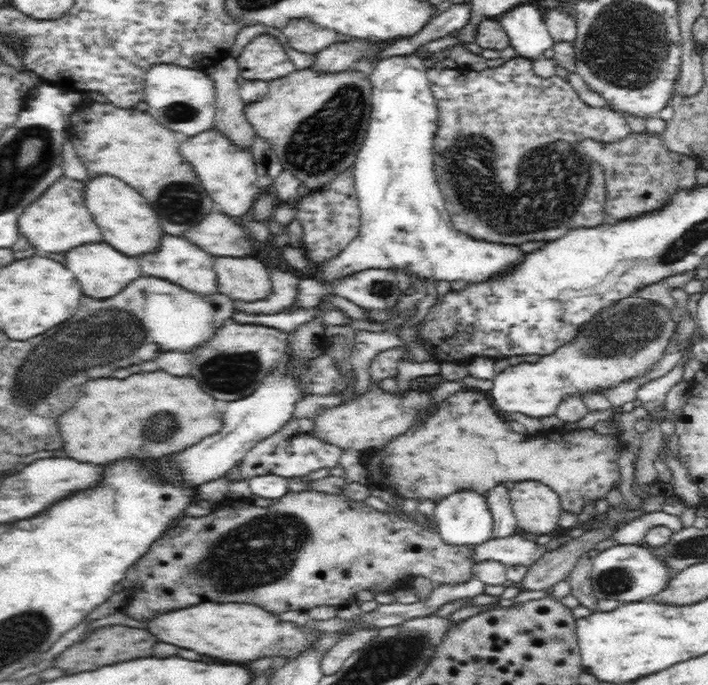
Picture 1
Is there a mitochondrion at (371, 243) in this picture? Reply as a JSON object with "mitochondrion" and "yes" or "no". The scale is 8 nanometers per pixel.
{"mitochondrion":"no"}

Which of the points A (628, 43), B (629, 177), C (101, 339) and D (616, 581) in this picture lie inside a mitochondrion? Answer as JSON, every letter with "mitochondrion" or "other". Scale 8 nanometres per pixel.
{"A":"mitochondrion","B":"other","C":"mitochondrion","D":"mitochondrion"}

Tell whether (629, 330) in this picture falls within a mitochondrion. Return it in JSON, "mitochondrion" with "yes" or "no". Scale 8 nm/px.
{"mitochondrion":"yes"}

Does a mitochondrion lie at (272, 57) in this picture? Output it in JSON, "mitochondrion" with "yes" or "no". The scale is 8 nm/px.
{"mitochondrion":"no"}

